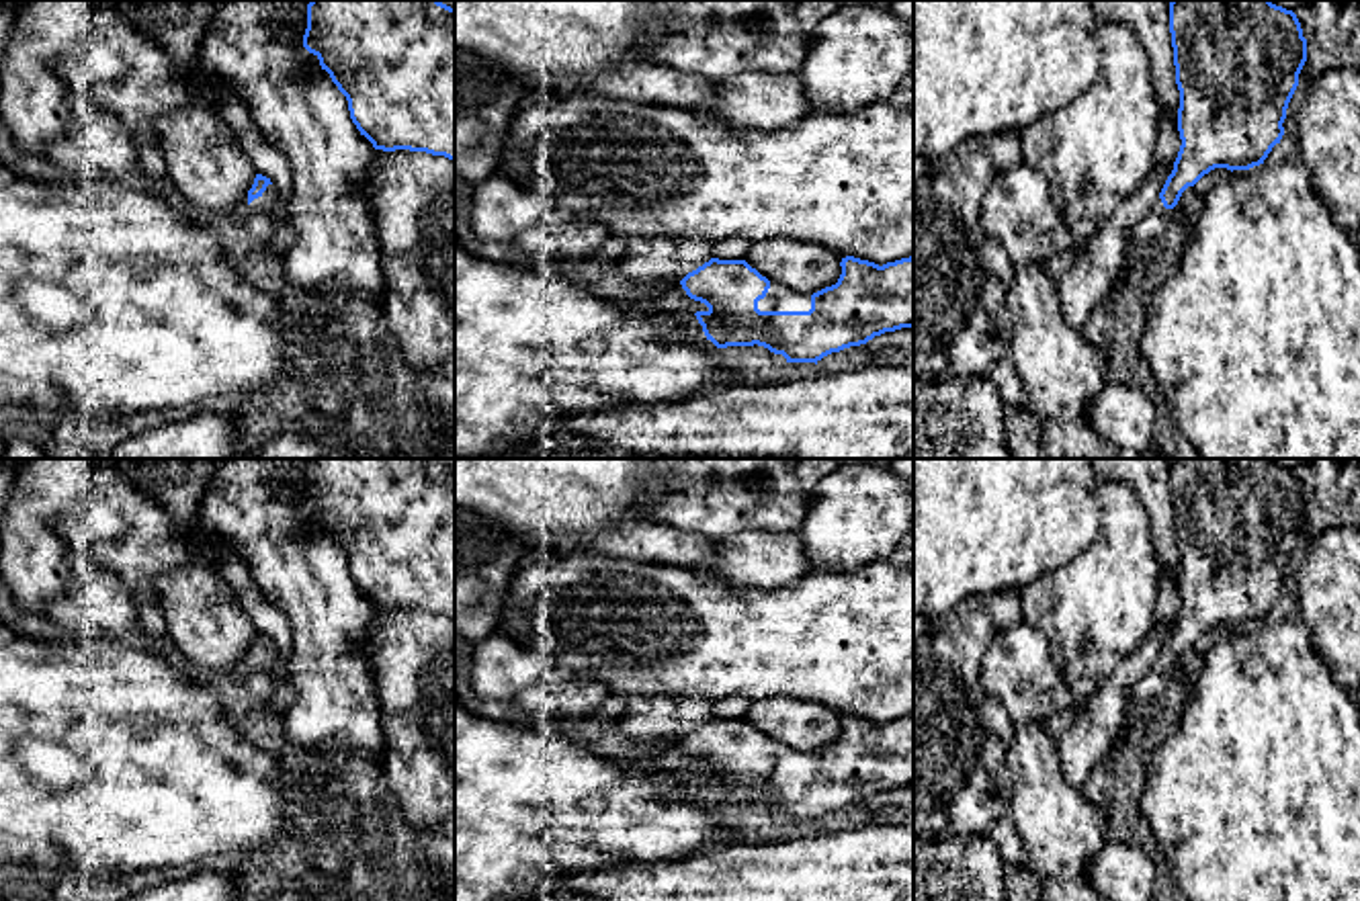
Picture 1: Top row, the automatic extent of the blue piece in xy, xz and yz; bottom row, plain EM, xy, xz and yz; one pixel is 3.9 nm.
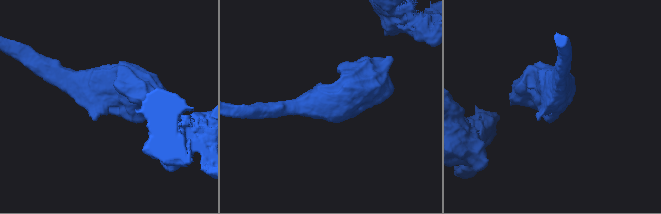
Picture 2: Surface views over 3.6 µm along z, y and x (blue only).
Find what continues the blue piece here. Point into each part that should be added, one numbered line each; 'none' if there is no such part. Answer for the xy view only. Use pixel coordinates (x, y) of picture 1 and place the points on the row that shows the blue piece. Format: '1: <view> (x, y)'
1: xy (283, 236)

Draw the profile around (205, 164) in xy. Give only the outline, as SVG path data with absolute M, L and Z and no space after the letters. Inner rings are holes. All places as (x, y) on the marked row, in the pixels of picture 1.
M197 98L156 123L172 184L199 211L248 211L256 168L207 100Z

